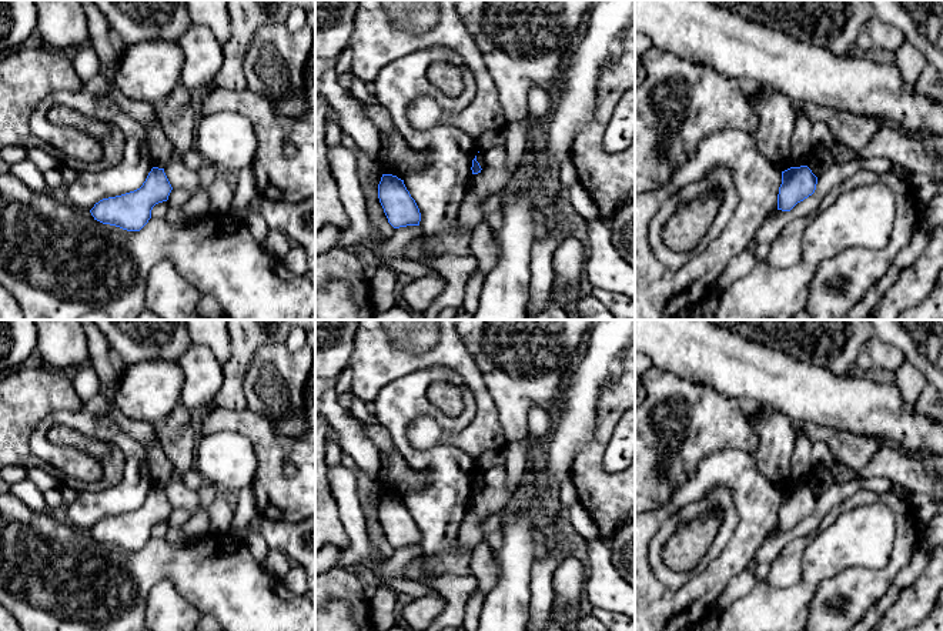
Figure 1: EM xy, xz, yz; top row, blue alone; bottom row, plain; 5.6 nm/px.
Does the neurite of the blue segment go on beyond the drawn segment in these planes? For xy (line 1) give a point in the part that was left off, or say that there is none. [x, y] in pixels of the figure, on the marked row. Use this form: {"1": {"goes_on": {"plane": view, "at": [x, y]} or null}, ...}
{"1": {"goes_on": null}}

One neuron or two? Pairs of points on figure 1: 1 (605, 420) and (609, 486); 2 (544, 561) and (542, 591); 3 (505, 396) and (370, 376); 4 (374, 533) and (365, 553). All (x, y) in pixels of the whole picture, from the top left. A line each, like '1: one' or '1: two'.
1: one
2: one
3: two
4: two

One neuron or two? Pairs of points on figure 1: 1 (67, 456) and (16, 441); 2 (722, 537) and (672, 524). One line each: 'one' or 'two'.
1: two
2: one

